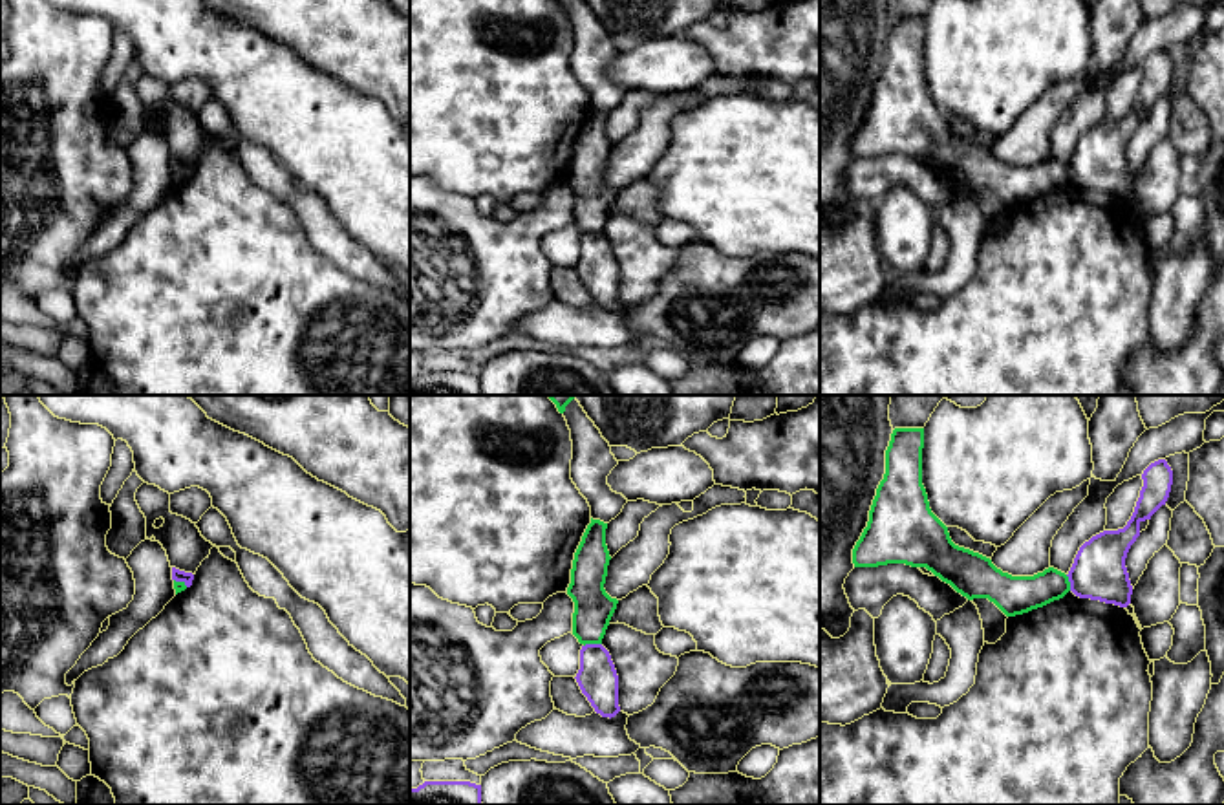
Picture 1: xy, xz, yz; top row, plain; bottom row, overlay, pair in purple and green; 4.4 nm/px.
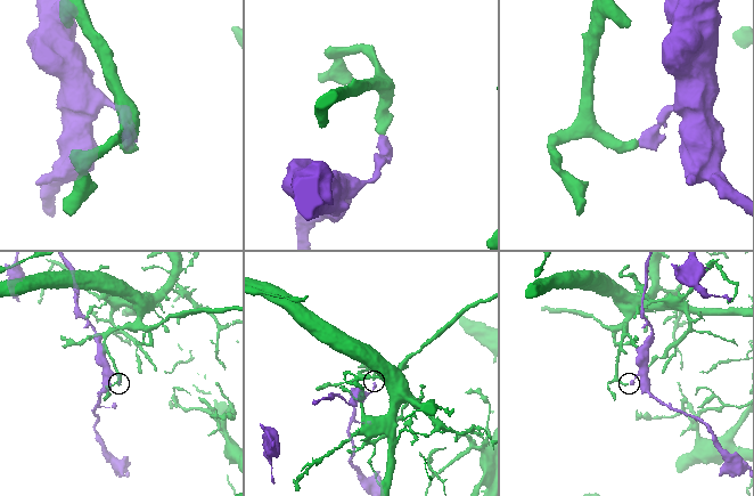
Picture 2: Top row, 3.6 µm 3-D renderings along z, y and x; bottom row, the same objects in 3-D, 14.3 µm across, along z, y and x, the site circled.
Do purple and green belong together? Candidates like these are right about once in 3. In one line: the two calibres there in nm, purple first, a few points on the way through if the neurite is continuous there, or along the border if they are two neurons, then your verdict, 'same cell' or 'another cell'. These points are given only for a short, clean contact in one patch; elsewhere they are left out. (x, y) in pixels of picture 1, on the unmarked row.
180/180 nm | along xz (601, 233), (588, 233), (584, 236) | another cell

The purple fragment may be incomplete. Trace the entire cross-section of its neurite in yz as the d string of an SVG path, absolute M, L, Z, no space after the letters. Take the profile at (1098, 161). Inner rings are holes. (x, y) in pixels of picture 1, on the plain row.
M1158 49L1143 60L1142 70L1143 77L1127 115L1118 121L1103 121L1079 137L1067 165L1076 187L1120 198L1131 194L1133 176L1125 148L1140 126L1140 113L1151 110L1165 95L1173 75L1173 60L1165 49Z

